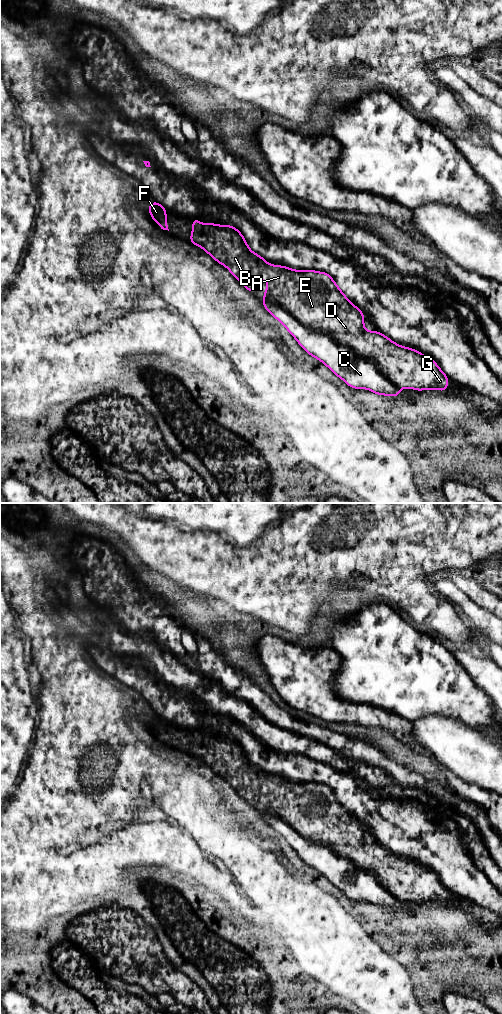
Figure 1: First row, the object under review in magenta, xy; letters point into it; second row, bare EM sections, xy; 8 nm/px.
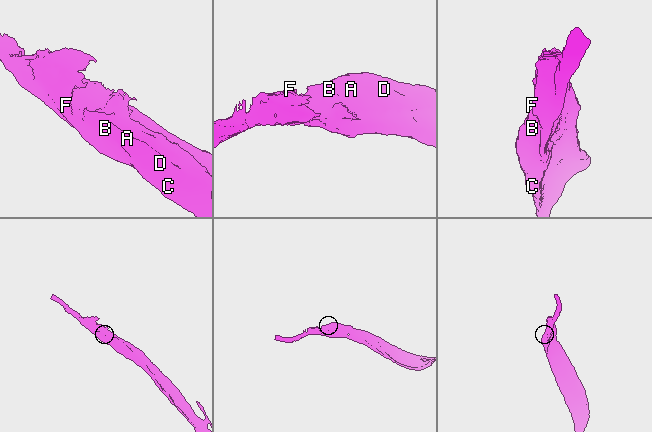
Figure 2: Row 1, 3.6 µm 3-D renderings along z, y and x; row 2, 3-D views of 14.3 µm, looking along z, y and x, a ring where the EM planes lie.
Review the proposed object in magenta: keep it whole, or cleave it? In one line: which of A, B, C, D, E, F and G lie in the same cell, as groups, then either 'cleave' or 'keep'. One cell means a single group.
groups A B D E G / C F; cleave

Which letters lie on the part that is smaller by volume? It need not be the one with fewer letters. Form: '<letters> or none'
A, B, D, E, G

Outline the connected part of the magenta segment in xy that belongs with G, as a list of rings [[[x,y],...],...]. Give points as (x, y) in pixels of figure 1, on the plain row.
[[[246,752],[228,756],[225,779],[253,806],[256,804],[257,794],[266,792],[268,799],[263,805],[265,812],[287,822],[301,836],[327,844],[338,856],[373,873],[383,887],[398,900],[417,903],[448,902],[449,890],[432,870],[393,854],[379,843],[367,843],[363,824],[345,808],[327,784],[293,782],[287,778],[268,776],[262,768],[248,759]]]

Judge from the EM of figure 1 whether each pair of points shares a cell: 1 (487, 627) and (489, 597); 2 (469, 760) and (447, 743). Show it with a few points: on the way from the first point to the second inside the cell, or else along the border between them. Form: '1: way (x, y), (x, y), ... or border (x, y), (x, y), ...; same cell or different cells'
1: border (469, 597), (491, 613); different cells
2: way (464, 755), (452, 744); same cell

